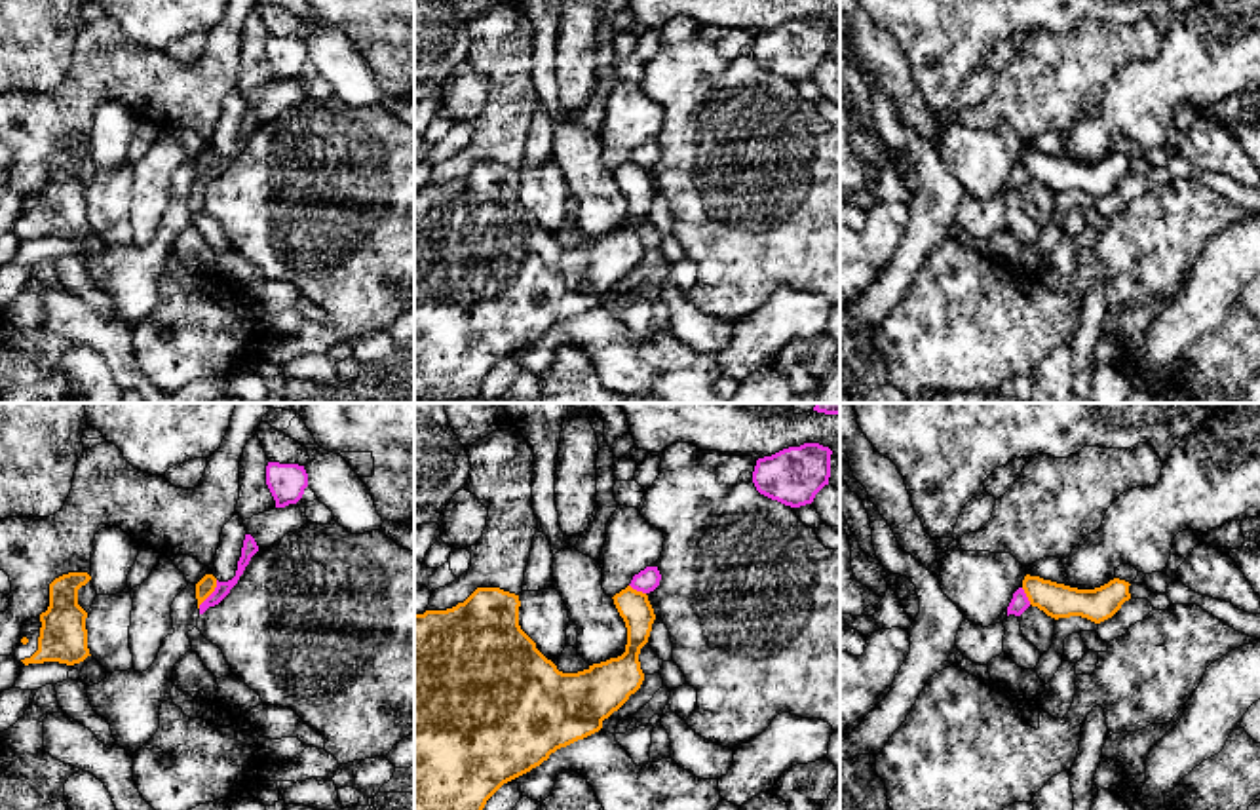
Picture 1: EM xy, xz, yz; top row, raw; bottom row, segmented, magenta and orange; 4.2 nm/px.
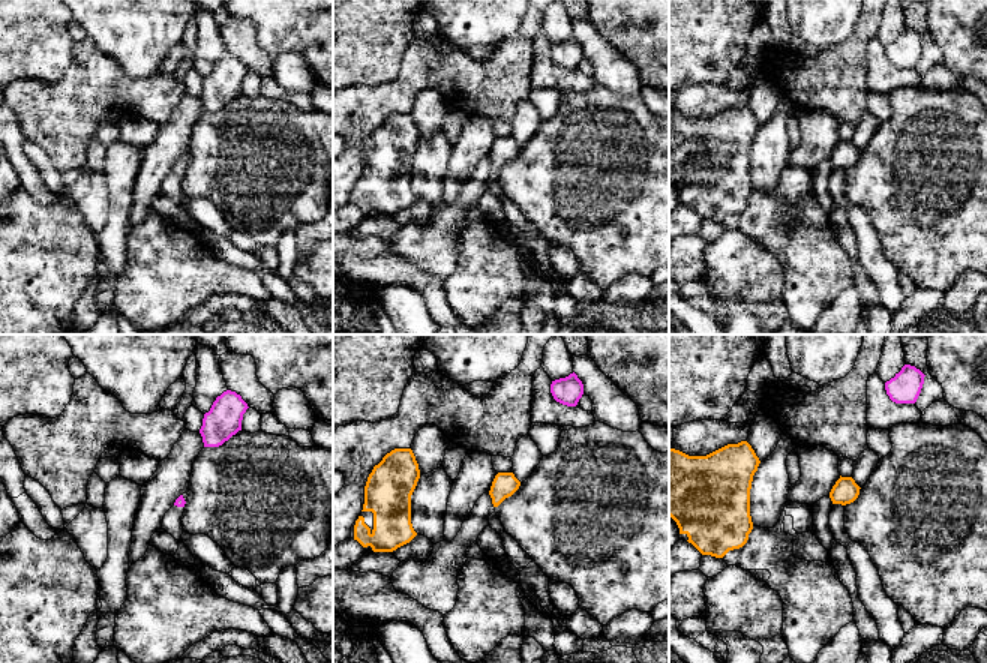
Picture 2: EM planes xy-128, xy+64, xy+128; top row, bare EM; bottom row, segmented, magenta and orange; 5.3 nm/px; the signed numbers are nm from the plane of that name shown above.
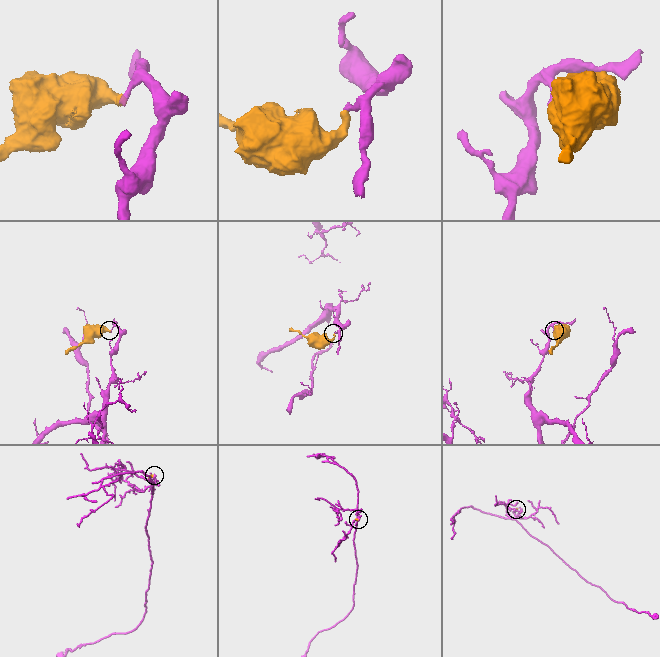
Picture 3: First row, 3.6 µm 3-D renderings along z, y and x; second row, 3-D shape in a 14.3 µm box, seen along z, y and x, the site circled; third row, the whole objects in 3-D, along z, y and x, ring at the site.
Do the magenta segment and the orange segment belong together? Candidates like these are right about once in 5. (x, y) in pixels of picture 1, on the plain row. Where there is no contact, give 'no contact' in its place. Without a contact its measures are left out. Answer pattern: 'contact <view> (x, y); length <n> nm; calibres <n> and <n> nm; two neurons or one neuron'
contact xy (211, 168); length 150 nm; calibres 70 and 80 nm; two neurons

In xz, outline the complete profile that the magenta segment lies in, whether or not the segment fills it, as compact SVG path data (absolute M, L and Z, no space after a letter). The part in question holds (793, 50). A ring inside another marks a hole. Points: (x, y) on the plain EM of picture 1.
M804 17L756 34L753 57L756 65L791 82L811 78L815 68L829 59L829 21Z

